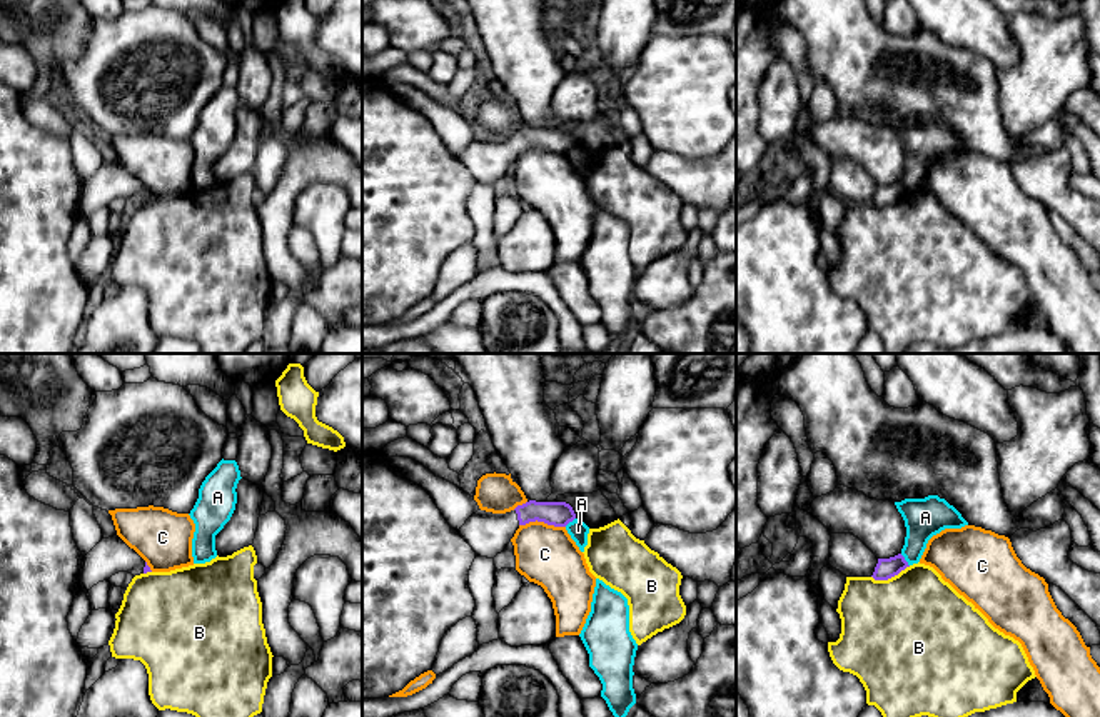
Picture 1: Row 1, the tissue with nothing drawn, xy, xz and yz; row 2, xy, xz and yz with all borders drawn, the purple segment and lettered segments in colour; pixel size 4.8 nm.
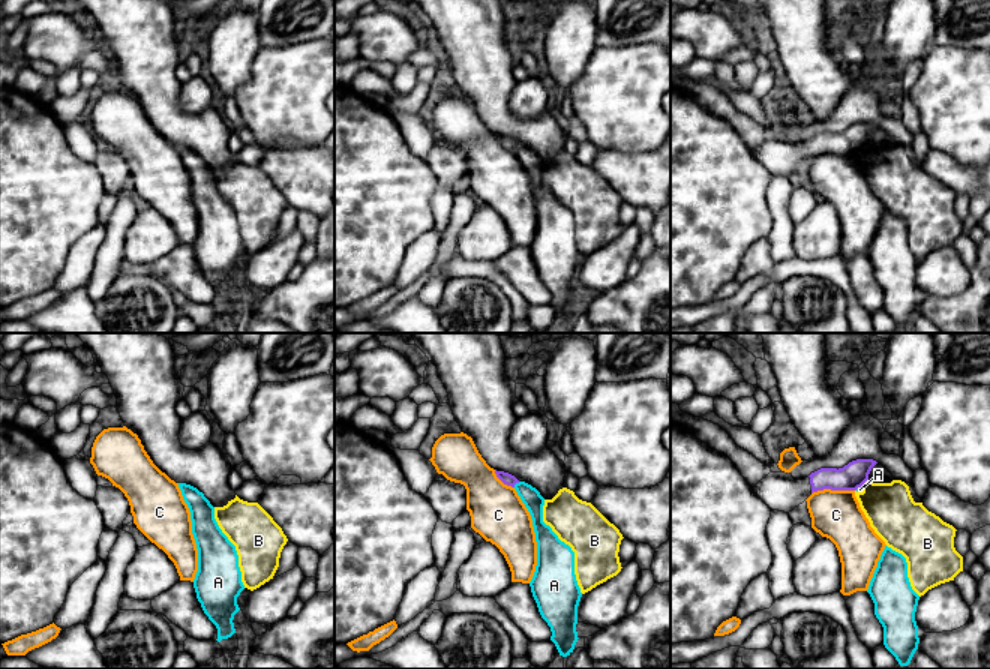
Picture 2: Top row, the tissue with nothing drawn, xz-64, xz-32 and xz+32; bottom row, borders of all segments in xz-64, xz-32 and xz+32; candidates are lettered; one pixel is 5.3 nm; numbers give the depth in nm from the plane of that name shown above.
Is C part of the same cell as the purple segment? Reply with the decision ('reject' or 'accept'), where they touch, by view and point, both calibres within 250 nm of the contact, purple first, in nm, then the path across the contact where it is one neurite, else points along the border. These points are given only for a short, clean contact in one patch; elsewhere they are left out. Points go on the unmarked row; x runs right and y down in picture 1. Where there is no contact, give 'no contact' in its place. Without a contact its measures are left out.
reject | xz (543, 147) | 120/280 nm | along xz (519, 150), (543, 147), (565, 154)

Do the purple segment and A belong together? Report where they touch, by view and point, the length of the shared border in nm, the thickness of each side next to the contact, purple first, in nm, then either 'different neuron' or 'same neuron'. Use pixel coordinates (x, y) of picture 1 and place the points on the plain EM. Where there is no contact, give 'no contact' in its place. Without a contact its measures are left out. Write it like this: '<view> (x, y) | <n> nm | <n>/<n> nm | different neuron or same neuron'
yz (905, 187) | 80 nm | 100/190 nm | different neuron

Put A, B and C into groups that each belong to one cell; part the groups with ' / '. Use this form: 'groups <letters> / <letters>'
groups A / B / C

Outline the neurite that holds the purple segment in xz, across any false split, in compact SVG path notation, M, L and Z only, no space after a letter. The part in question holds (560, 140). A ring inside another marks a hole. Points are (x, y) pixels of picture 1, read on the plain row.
M529 127L506 140L479 135L457 158L476 182L494 185L507 173L521 152L537 147L554 153L566 153L574 145L576 140L566 128Z

